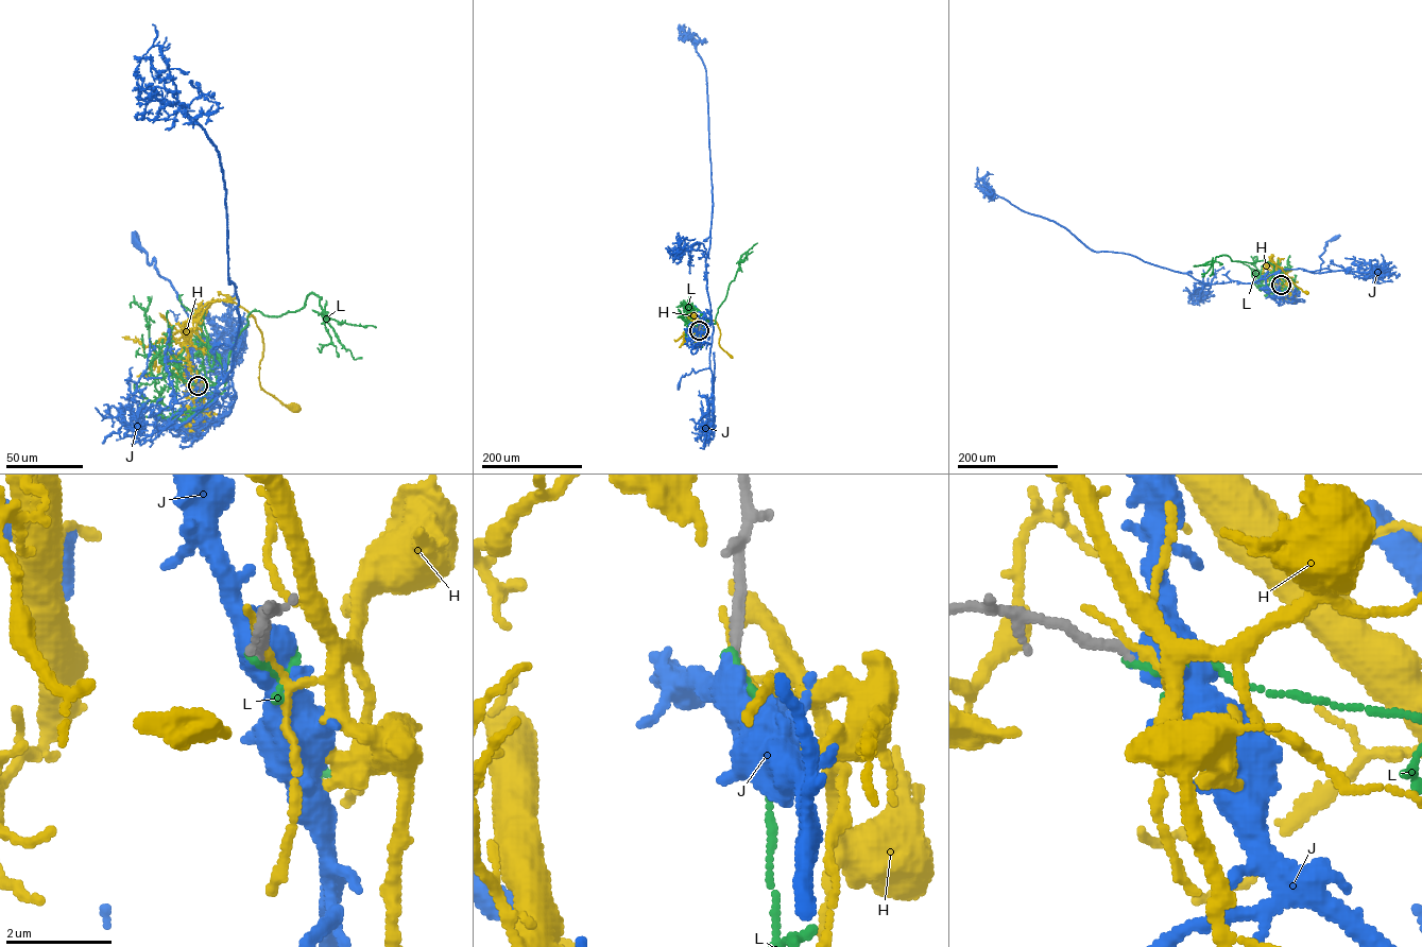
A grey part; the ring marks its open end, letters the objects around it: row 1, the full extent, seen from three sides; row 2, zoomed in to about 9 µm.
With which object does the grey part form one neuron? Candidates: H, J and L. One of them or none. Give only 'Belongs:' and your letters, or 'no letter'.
Belongs: J

